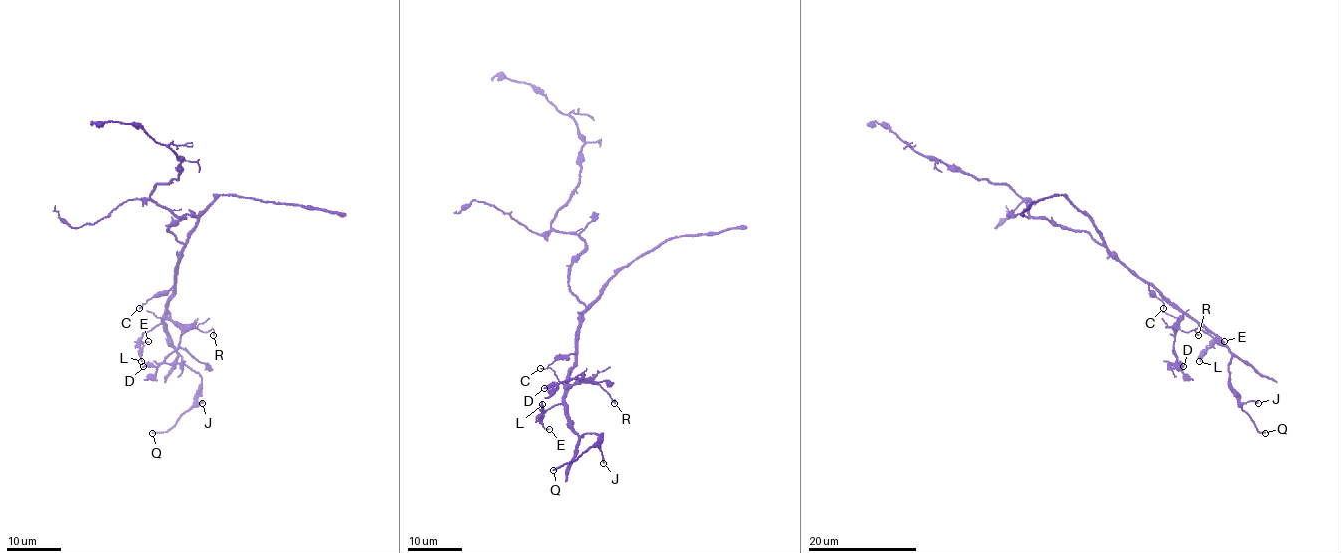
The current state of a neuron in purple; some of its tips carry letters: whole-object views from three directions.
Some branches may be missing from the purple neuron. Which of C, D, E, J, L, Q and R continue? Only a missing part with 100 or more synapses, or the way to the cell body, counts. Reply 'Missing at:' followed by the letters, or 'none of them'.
Missing at: none of them

